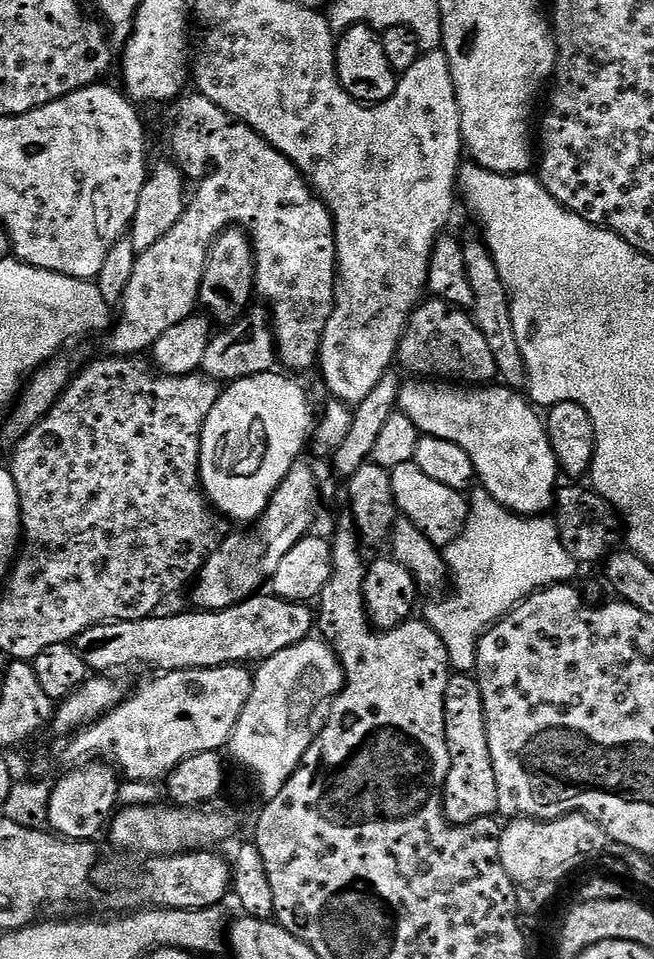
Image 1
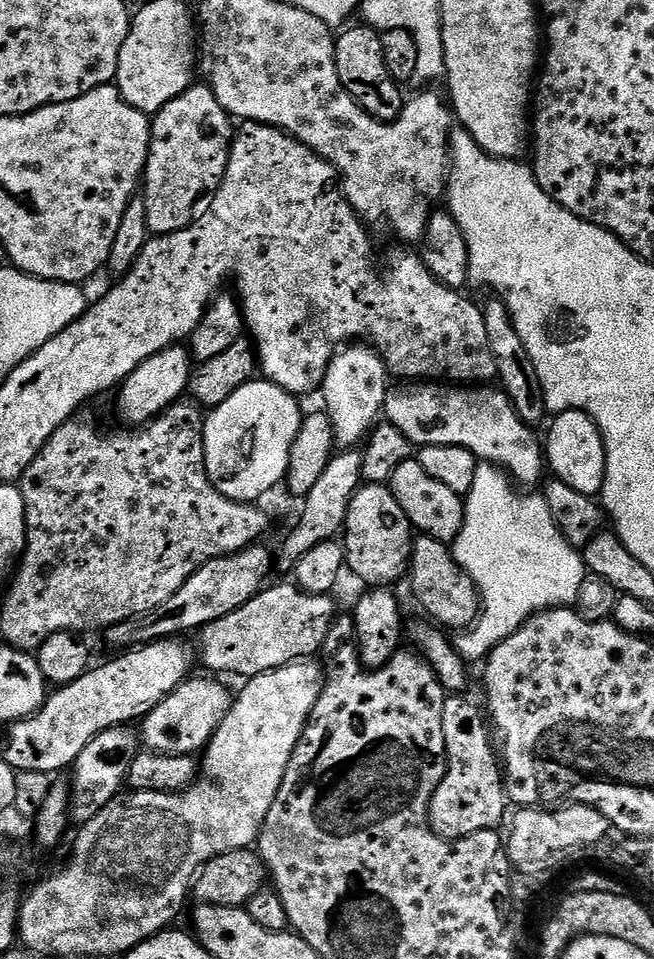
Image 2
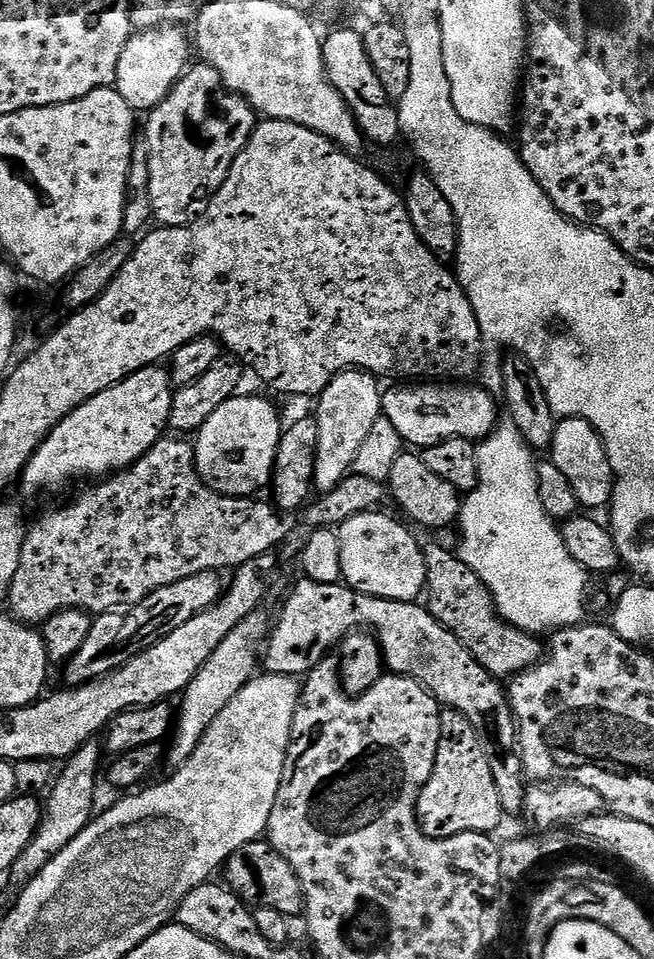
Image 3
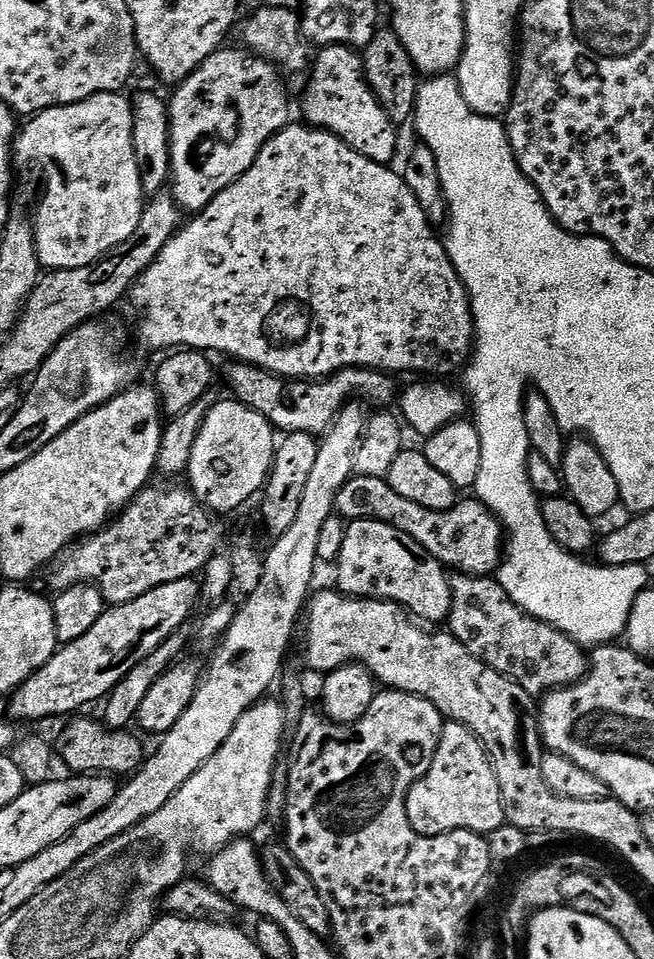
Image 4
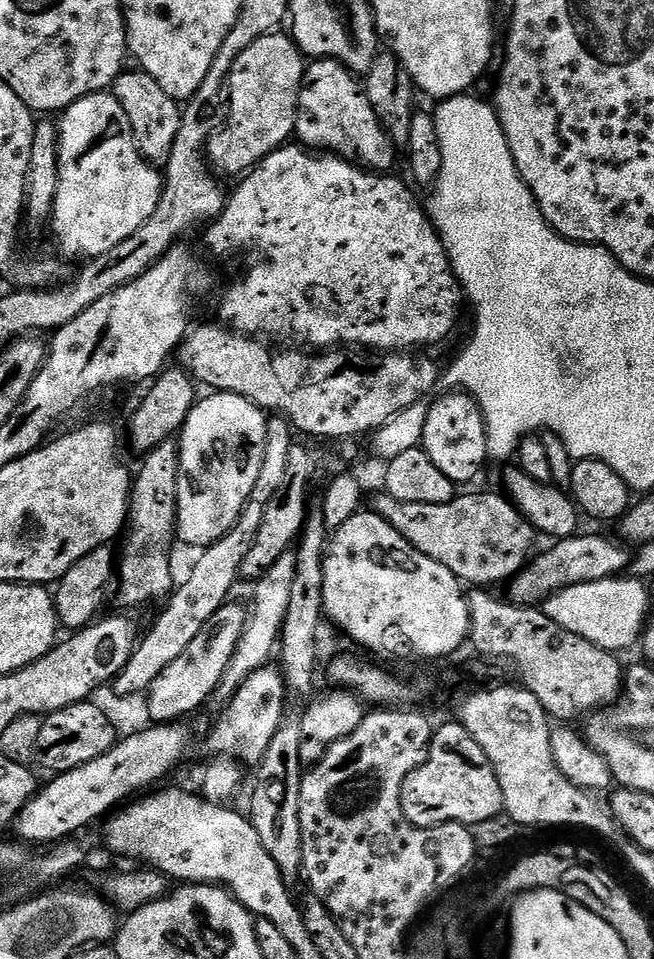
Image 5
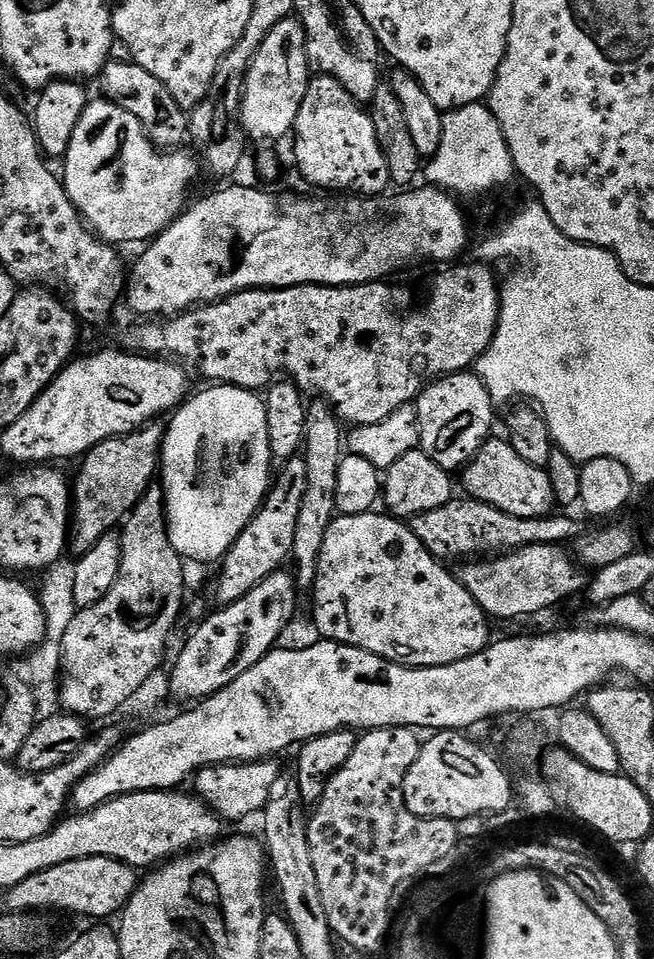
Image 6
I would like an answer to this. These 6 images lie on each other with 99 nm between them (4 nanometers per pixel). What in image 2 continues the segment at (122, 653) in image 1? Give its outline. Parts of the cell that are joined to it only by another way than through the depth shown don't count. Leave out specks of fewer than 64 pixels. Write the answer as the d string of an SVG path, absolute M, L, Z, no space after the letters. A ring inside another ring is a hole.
M292 582L276 584L273 588L265 587L257 592L254 598L250 598L250 602L226 614L226 618L218 618L199 629L200 656L204 659L205 666L212 671L209 673L233 672L236 676L244 676L243 678L251 678L263 672L281 668L301 658L315 657L319 653L332 621L338 615L338 609L332 598L325 593L304 592Z

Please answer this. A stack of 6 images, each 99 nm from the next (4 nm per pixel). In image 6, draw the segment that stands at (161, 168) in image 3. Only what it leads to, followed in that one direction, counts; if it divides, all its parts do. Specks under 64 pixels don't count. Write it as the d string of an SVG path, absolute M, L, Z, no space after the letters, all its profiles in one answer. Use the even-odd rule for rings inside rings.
M296 18L278 22L278 26L266 34L266 42L262 42L250 70L244 75L240 125L249 141L280 140L291 133L310 79L307 41L304 27Z

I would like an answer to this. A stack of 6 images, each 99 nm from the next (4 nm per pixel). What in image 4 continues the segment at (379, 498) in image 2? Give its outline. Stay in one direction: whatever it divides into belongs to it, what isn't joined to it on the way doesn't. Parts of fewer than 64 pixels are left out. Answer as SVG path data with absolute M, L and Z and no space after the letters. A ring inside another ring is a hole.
M354 520L348 524L342 554L334 565L339 591L347 596L392 600L424 622L447 621L452 605L449 573L410 534L377 520Z

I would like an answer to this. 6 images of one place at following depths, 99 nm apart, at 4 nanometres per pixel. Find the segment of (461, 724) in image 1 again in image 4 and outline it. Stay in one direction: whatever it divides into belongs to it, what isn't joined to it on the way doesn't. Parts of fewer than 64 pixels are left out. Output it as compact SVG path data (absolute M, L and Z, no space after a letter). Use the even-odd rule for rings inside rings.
M445 723L438 750L434 754L434 762L430 762L430 770L408 792L406 798L406 814L410 818L410 826L423 836L441 836L447 832L479 832L489 834L502 827L504 819L504 803L500 797L500 787L496 772L492 768L492 761L488 753L480 745L480 739L461 724Z

